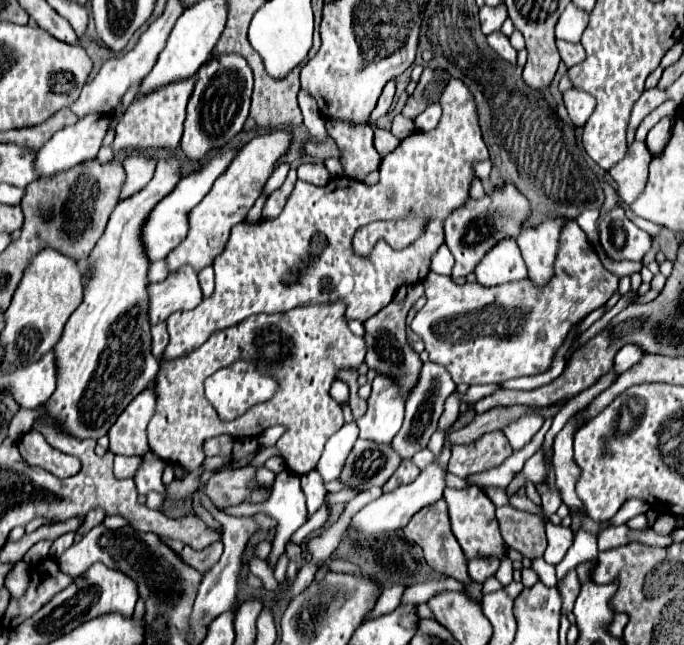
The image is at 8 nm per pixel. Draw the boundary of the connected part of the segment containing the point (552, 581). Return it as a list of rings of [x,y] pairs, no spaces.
[[[538,558],[532,562],[532,568],[540,576],[540,582],[544,582],[546,586],[556,586],[556,568],[552,564]]]

